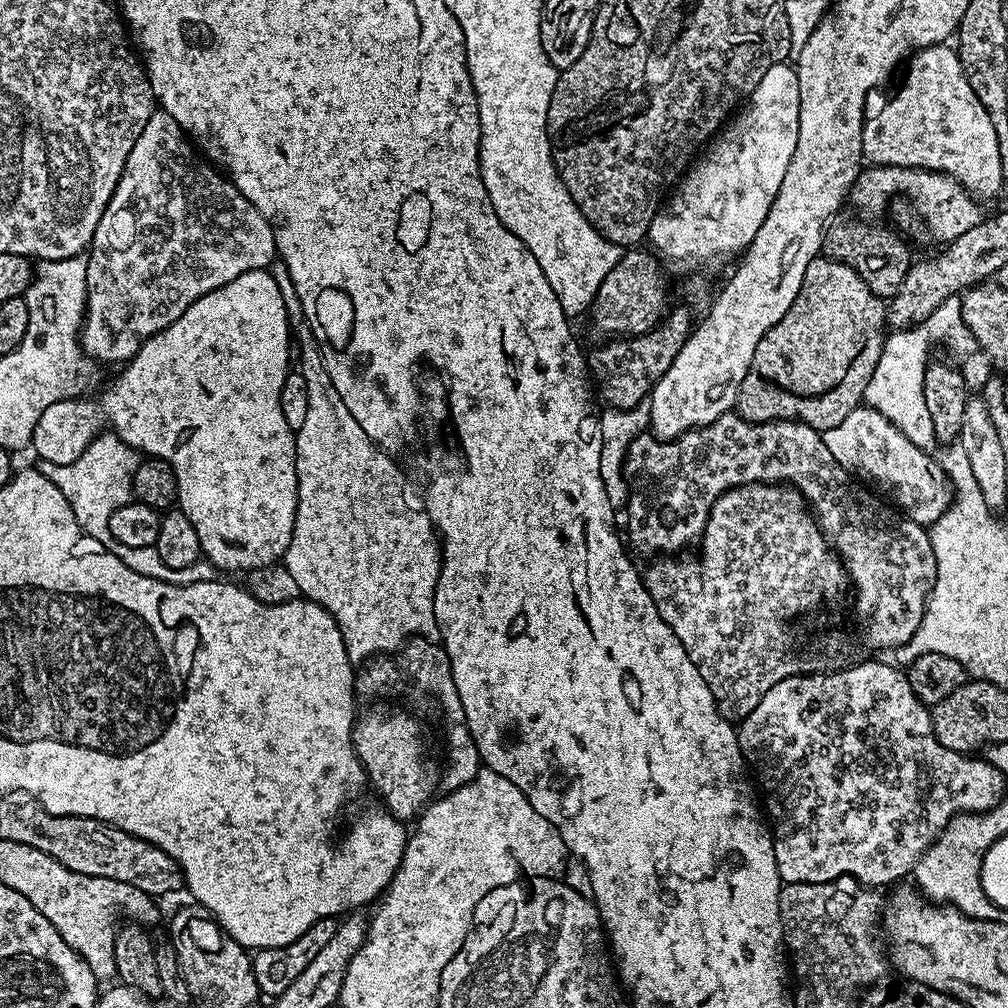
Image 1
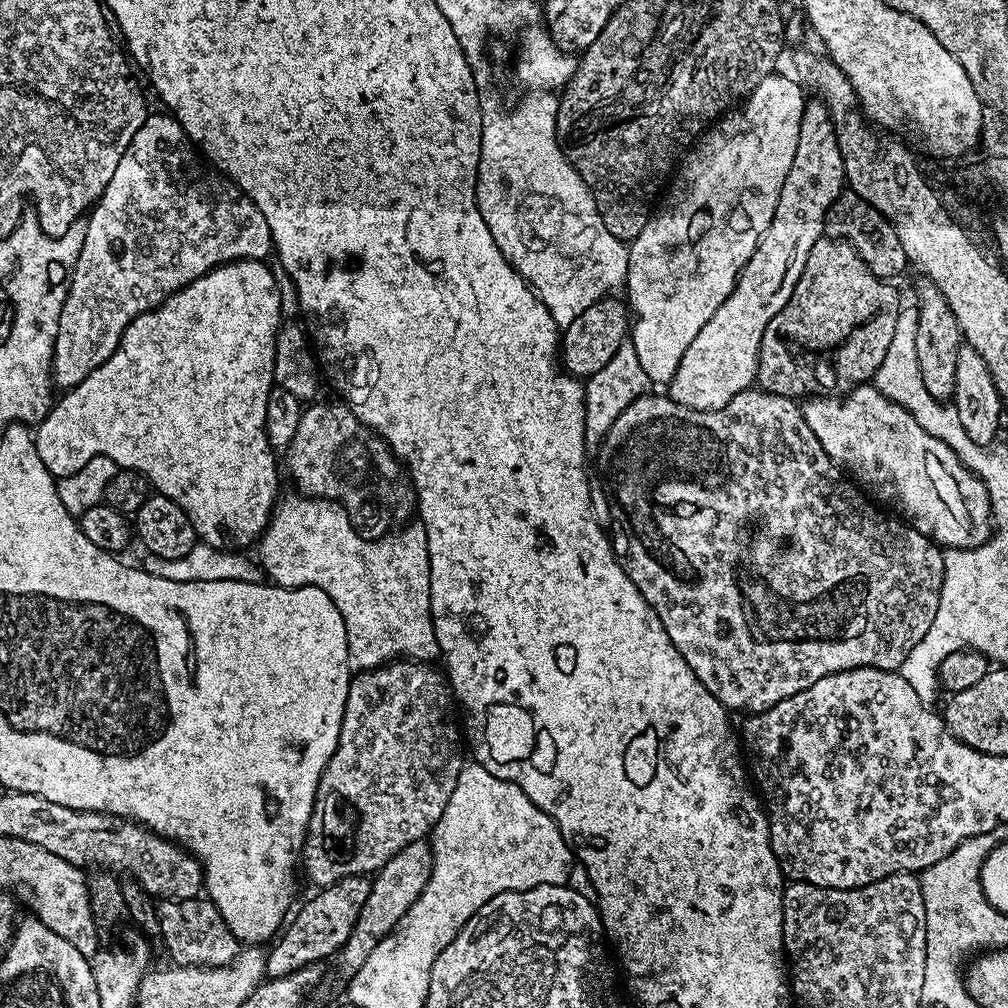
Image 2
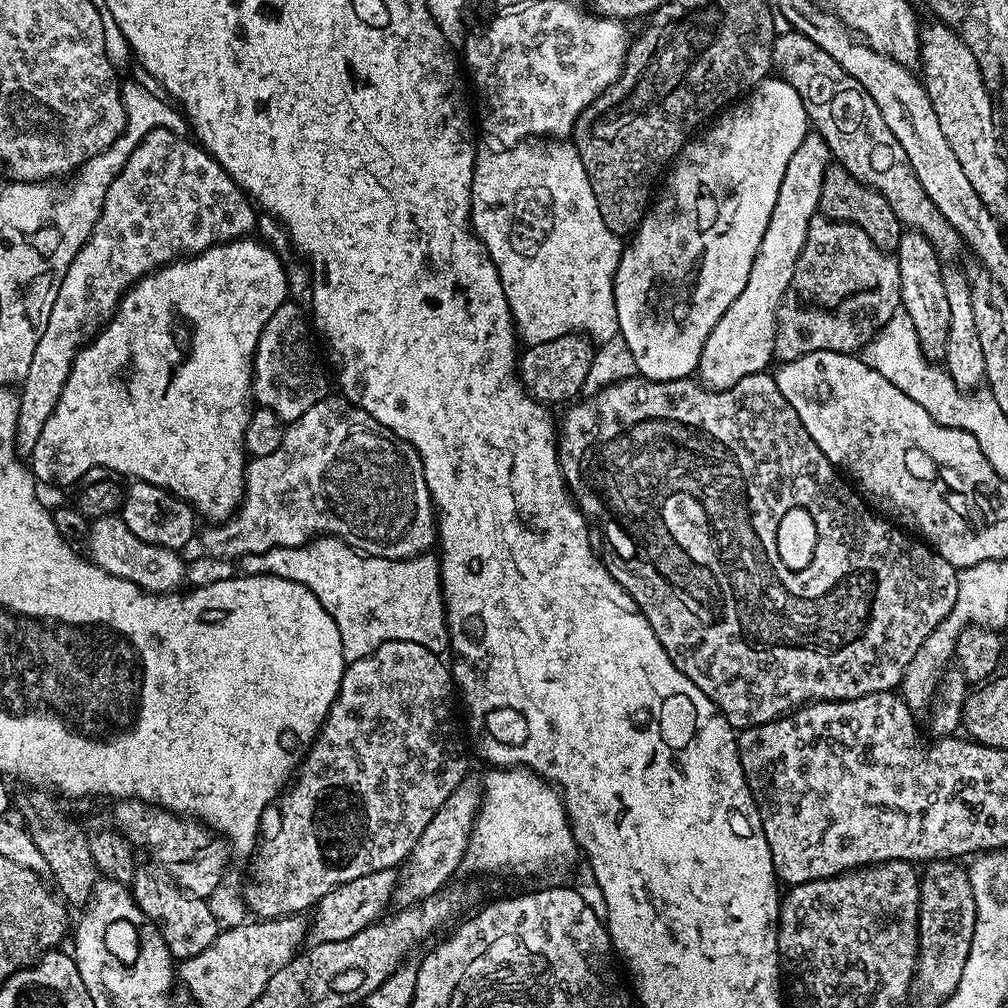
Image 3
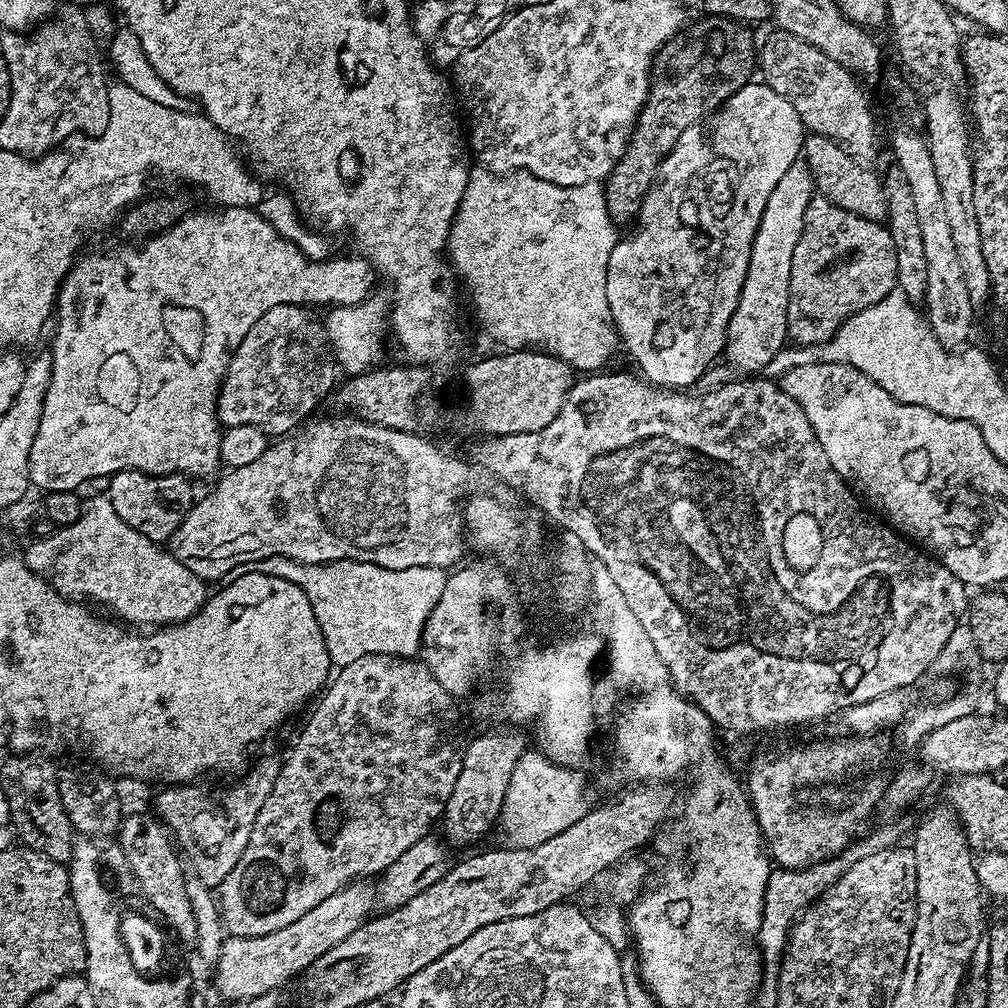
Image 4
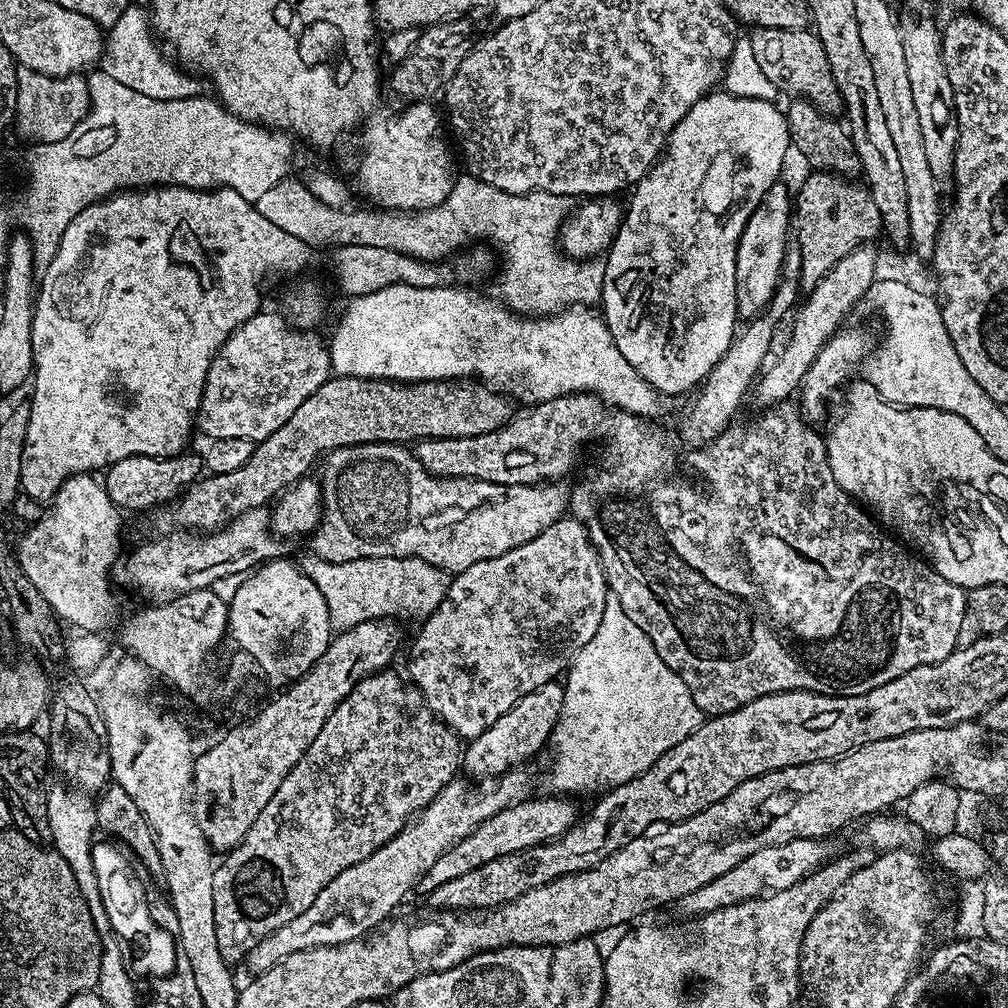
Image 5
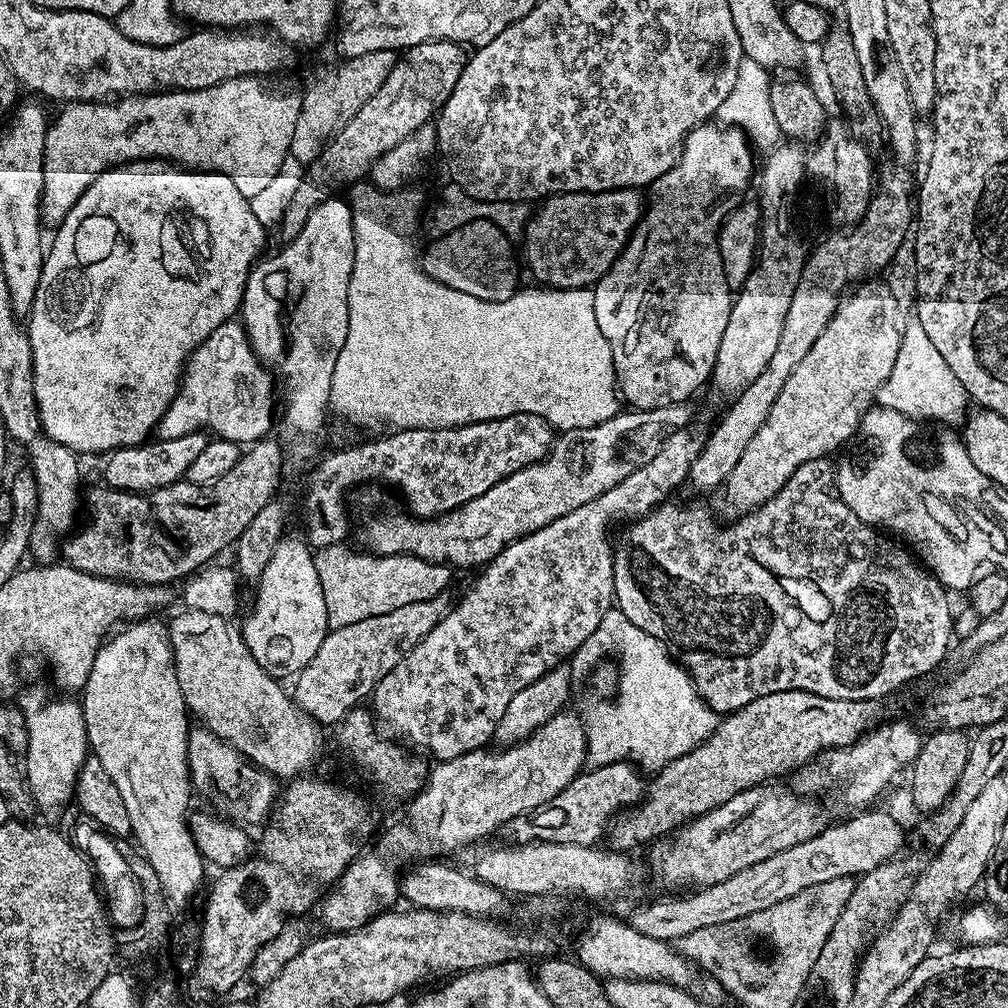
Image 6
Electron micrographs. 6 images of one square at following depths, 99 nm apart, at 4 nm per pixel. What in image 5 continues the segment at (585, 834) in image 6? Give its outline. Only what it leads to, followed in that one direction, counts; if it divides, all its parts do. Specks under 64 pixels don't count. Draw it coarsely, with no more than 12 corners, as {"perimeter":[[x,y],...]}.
{"perimeter":[[537,795],[450,846],[419,891],[431,894],[494,858],[559,840],[575,799]]}

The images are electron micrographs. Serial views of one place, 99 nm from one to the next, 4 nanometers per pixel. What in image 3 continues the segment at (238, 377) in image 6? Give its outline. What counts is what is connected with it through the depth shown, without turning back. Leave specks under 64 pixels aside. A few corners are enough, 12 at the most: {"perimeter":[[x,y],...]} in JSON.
{"perimeter":[[285,301],[255,350],[253,401],[286,424],[330,392],[309,319]]}

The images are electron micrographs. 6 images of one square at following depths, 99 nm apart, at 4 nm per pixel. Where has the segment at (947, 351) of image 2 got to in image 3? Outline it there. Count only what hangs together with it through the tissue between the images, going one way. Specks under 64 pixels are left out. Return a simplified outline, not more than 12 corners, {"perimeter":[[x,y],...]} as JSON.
{"perimeter":[[915,230],[894,255],[900,308],[924,359],[943,361],[950,305],[942,257]]}

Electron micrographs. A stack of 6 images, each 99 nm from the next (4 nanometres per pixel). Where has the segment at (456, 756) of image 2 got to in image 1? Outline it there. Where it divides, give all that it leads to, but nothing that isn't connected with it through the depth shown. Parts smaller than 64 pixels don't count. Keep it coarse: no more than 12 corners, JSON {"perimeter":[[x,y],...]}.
{"perimeter":[[376,702],[355,717],[367,783],[401,822],[419,817],[442,772],[424,728]]}

